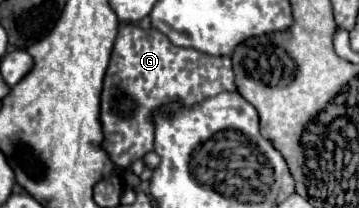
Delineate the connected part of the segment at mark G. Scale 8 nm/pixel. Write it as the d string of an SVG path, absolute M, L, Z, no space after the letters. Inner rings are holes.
M121 24L109 62L109 74L105 74L101 92L101 128L103 128L101 148L107 152L107 156L115 166L129 168L135 160L143 158L147 152L153 150L151 140L155 138L155 124L151 124L151 116L155 116L157 110L161 112L169 104L191 108L195 104L201 104L205 98L217 96L219 92L225 90L231 92L237 90L231 60L227 56L209 56L193 48L179 48L173 46L169 38L155 28L143 30L135 24Z

